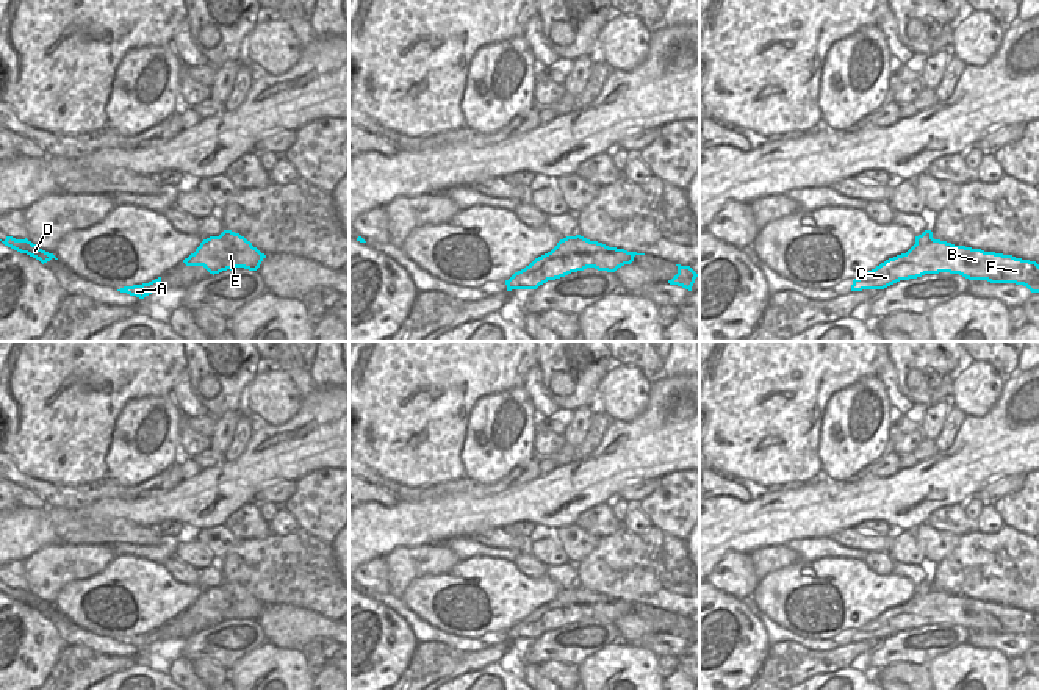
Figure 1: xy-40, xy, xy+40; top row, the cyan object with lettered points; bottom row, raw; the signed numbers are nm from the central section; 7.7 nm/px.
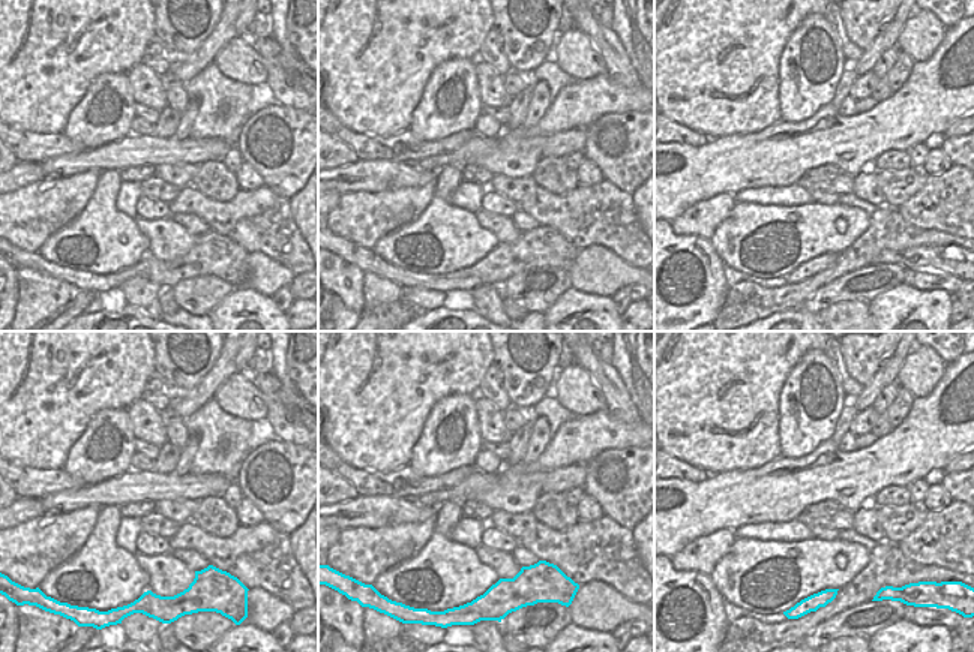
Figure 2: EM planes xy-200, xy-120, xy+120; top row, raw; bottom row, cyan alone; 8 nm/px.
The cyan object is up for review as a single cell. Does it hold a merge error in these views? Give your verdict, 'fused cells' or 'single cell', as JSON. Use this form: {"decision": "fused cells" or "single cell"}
{"decision": "fused cells"}

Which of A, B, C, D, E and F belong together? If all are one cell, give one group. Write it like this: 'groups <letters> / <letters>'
groups A D E / B C F

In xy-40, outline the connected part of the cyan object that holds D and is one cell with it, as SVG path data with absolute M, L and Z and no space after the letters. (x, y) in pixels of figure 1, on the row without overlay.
M6 587L6 590L2 593L5 596L20 602L20 604L27 604L27 606L39 610L42 615L50 612L52 609L58 610L53 604L49 604L49 602L39 599L36 595L33 595L27 588L25 590L16 590L13 587Z

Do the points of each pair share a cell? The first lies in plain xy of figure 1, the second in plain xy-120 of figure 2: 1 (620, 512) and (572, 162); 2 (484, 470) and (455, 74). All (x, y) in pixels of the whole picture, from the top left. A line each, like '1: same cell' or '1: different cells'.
1: same cell
2: same cell

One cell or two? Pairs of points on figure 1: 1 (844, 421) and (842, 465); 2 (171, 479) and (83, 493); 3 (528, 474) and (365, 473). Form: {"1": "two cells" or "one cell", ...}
{"1": "one cell", "2": "one cell", "3": "one cell"}

